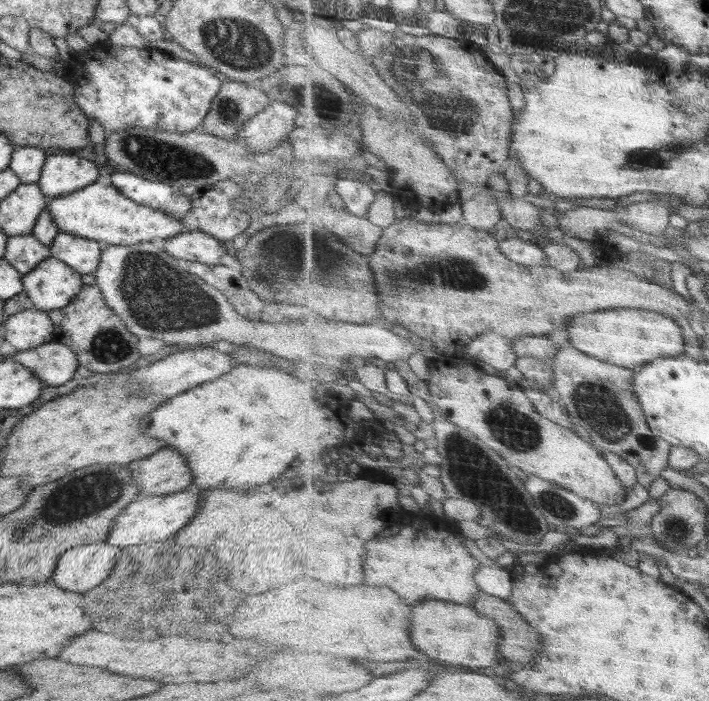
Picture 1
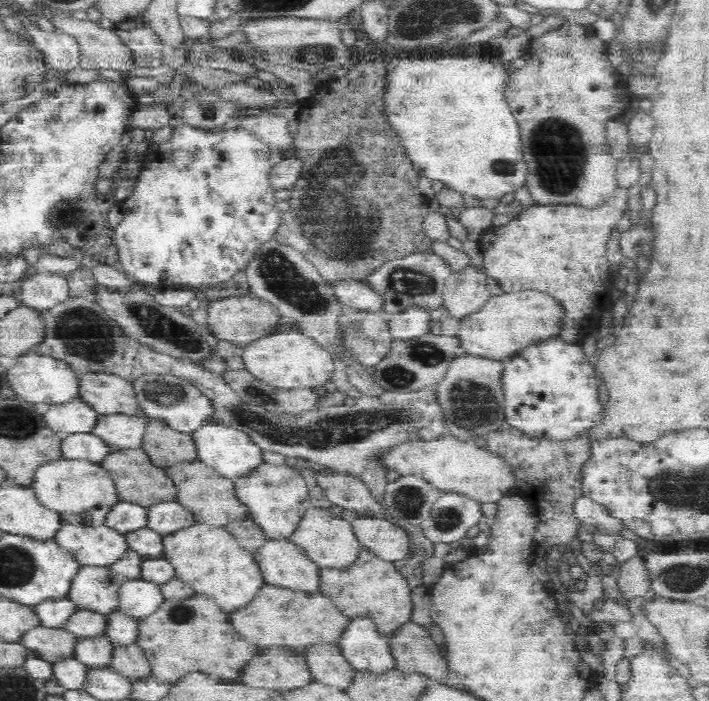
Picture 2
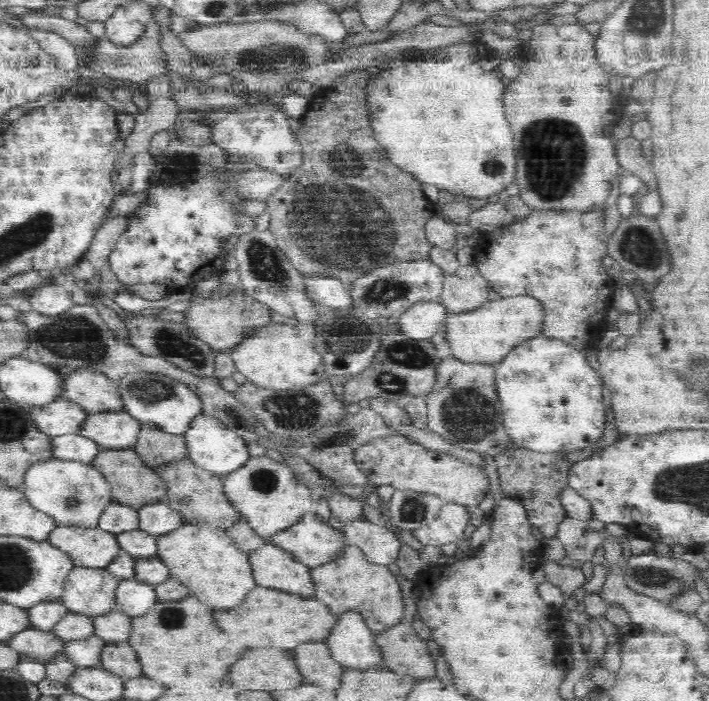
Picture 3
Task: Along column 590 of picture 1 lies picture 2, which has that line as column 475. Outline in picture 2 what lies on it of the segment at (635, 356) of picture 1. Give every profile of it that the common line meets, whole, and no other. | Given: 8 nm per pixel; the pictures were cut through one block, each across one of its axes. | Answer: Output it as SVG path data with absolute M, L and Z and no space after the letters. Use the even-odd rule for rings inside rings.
M526 288L518 292L493 295L482 310L461 319L457 334L461 346L468 354L505 360L545 340L560 338L560 334L567 327L566 319L566 309L555 296L541 290Z

